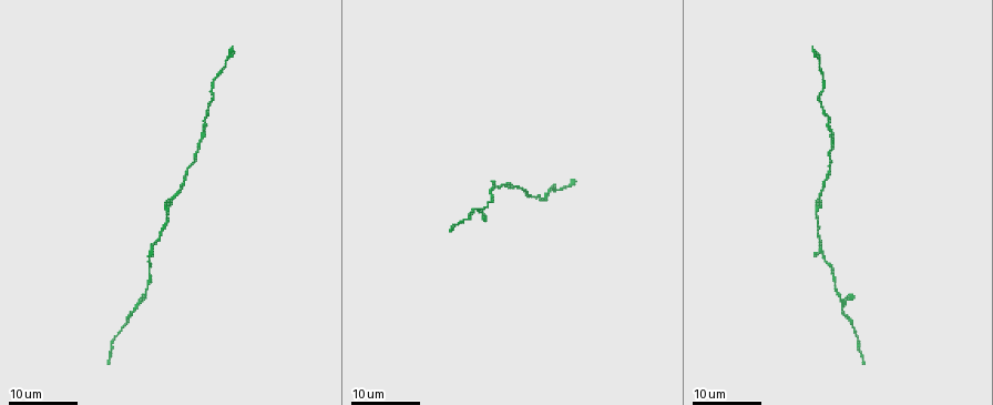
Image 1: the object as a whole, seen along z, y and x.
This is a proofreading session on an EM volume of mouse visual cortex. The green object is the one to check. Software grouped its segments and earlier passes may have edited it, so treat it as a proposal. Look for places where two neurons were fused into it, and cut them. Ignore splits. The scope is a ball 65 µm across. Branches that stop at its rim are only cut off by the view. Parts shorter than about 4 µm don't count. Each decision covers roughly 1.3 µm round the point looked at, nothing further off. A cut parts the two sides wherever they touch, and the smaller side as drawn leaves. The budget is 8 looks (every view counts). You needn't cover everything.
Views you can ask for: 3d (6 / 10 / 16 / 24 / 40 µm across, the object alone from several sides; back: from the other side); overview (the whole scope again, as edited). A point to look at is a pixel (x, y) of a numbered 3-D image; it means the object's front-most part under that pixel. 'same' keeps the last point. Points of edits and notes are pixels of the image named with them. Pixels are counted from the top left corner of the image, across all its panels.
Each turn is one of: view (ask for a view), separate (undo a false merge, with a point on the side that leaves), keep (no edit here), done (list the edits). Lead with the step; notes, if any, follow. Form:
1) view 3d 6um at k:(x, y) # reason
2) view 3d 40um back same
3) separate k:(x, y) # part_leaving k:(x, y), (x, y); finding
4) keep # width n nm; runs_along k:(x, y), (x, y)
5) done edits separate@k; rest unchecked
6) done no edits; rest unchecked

view 3d 16um at 1:(821, 251) # side arm on a straight run

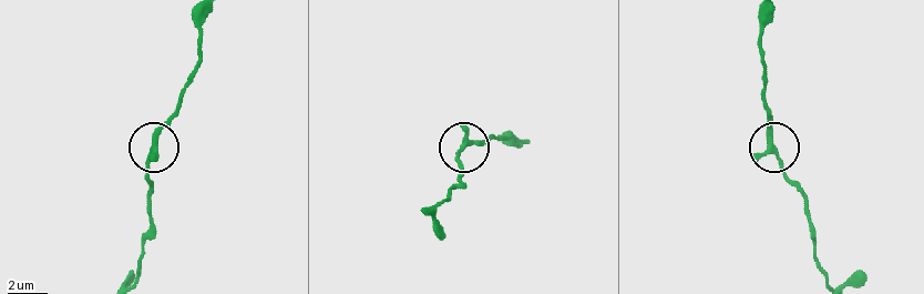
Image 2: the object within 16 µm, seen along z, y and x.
view 3d 10um at 2:(775, 151) # zoom in

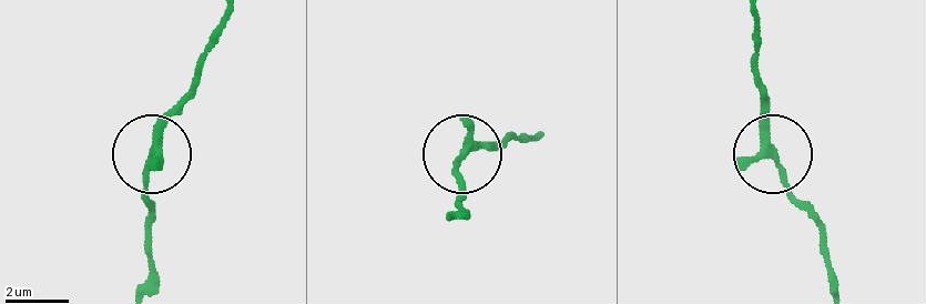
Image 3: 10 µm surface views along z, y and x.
keep # runs_along 3:(754, 20), (765, 148), (786, 188), (824, 224); all the same neuron

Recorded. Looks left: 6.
view 3d 16um at 1:(818, 205)

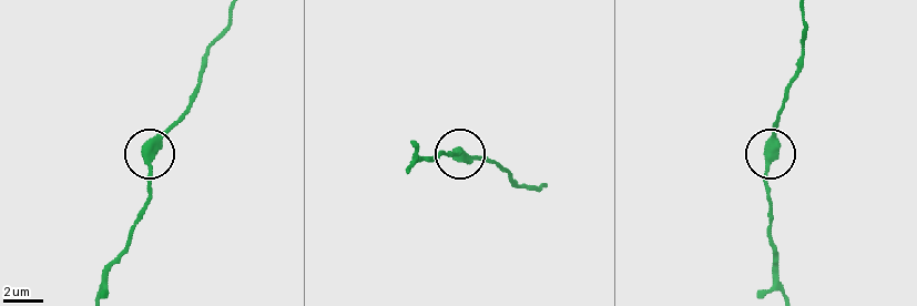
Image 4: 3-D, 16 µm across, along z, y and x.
view 3d 6um at 4:(148, 159)

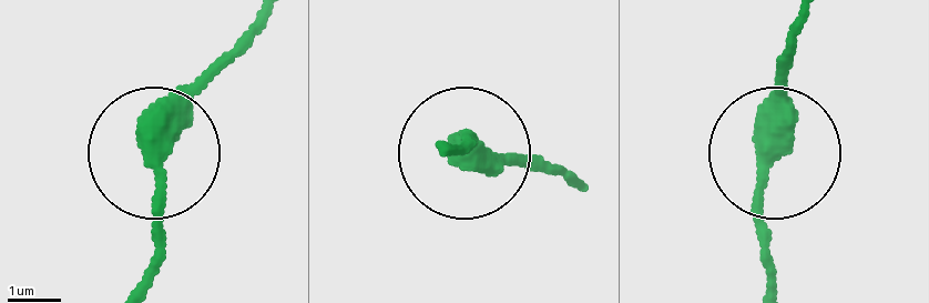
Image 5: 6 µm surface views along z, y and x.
keep # side_arm 29 um; runs_along 5:(759, 133), (782, 142), (794, 40); one neuron here

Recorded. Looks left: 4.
view 3d 16um at 1:(200, 147) # calibre changes

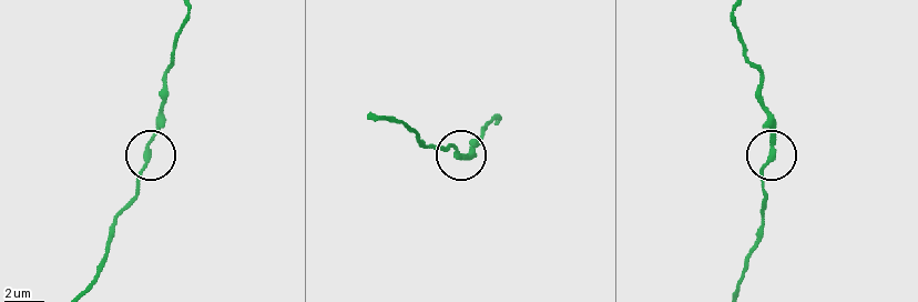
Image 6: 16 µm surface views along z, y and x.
view 3d 6um at 6:(144, 155)

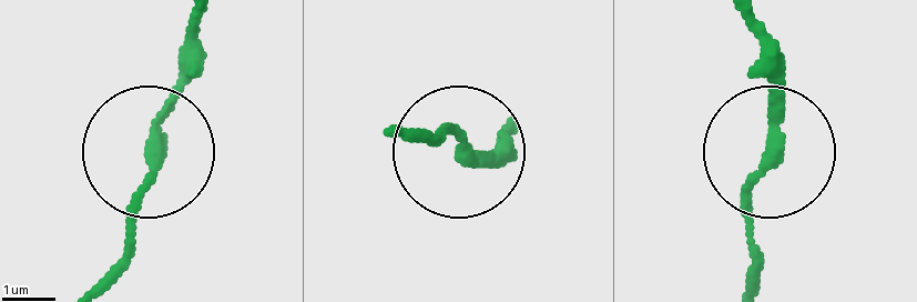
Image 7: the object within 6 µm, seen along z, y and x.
keep # runs_along 7:(753, 284), (766, 37); one neuron here

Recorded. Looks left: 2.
done no edits; rest unchecked

